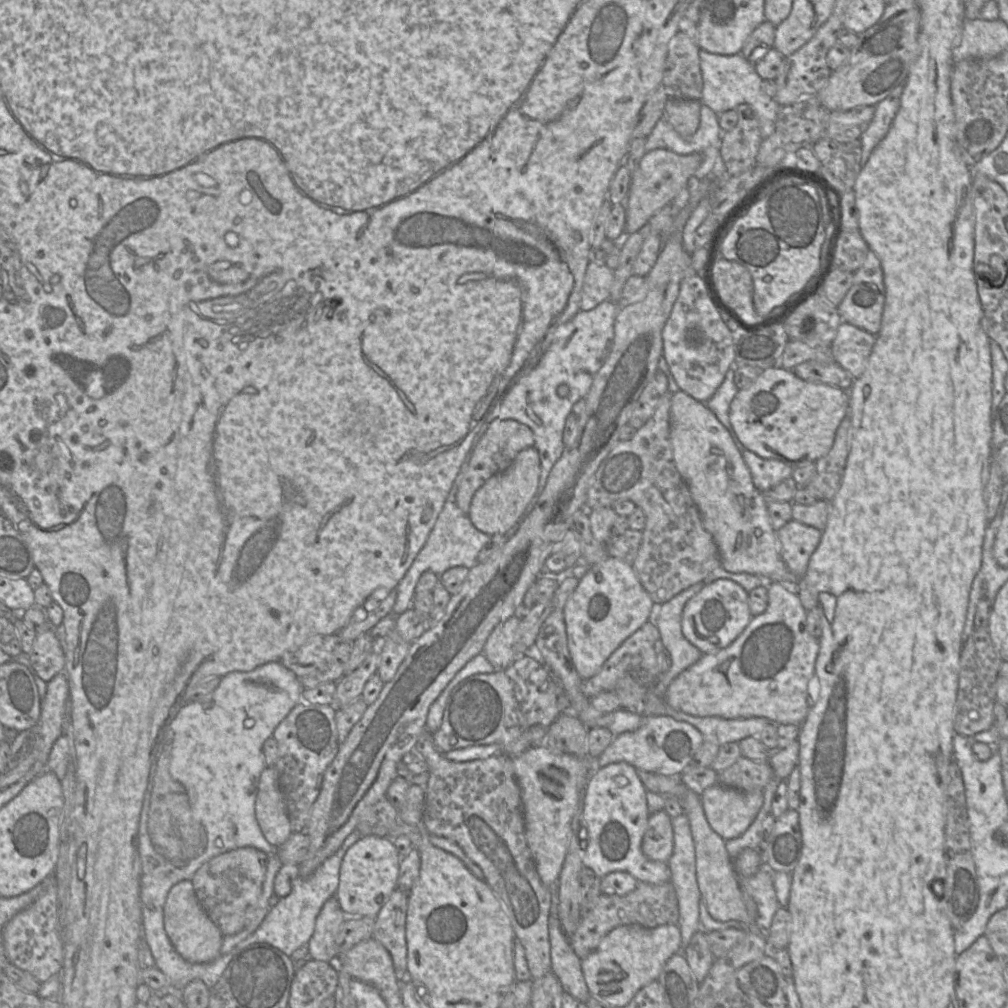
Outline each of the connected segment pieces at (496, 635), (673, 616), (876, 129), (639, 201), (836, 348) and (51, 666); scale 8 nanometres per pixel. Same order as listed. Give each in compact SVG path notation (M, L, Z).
M513 615L498 625L488 637L483 654L496 670L509 667L518 657L516 634L519 624L520 618Z
M700 581L660 605L656 627L669 654L671 666L667 673L661 673L658 681L651 688L651 694L657 697L661 695L663 697L670 681L695 664L703 655L684 637L681 620L685 604L705 585L706 583Z
M904 85L898 86L888 97L876 104L873 118L859 139L862 148L862 167L868 161L873 149L887 134L899 110L903 87Z
M658 148L647 152L631 172L631 184L624 203L626 210L626 234L641 229L649 219L665 206L671 204L688 180L695 176L703 156L699 153L680 155L673 151Z
M845 321L831 344L835 361L854 379L865 371L876 342L876 336Z
M53 628L36 633L29 660L35 672L46 683L64 672L64 650Z

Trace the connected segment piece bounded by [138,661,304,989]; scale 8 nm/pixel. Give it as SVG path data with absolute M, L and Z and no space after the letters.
M279 661L269 662L249 672L230 672L221 677L217 688L203 699L178 701L169 724L160 730L160 739L153 752L153 763L145 792L138 828L138 850L142 871L140 902L142 938L148 944L155 967L176 986L183 987L194 979L202 980L211 989L221 978L233 956L219 955L208 963L191 963L175 950L164 928L164 904L175 884L191 880L196 871L212 858L243 847L254 847L267 855L277 847L263 836L255 816L255 803L260 775L266 767L262 747L272 737L279 723L302 701L301 678Z

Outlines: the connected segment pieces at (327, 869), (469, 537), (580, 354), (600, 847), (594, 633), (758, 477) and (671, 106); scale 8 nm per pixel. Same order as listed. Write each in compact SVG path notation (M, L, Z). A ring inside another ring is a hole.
M357 831L351 833L339 850L327 858L311 876L307 878L298 876L291 893L286 897L280 898L276 905L269 910L259 928L247 939L240 942L236 948L243 949L253 943L267 943L278 948L291 959L295 950L301 946L308 945L315 929L317 916L323 904L329 898L336 895L343 857L346 851L357 840L357 835L359 835Z
M468 454L464 459L459 474L452 485L443 509L440 512L427 541L397 585L396 602L393 606L393 613L395 616L400 615L413 607L415 587L423 573L430 571L441 576L446 570L456 566L464 566L471 569L478 563L478 554L480 550L491 539L491 536L475 528L468 516L457 505L457 491L464 475L466 474L467 465Z
M605 300L592 310L578 311L570 320L559 325L536 366L524 369L484 418L478 437L481 432L485 433L491 422L496 419L514 419L527 425L533 432L534 447L540 457L541 473L537 492L527 506L522 520L534 508L554 464L563 454L563 430L573 405L587 395L594 375L611 351L618 308L618 304L612 300ZM562 384L568 387L565 397L559 396L557 391Z
M626 762L599 767L589 776L583 791L583 818L587 829L587 847L583 849L583 865L602 878L610 872L631 874L637 881L664 884L670 881L671 871L664 862L647 858L641 849L650 813L646 800L647 789Z
M610 556L598 564L585 568L576 589L563 607L569 653L582 680L596 675L610 655L649 621L653 604L654 602L642 586L632 566L620 559Z
M750 450L741 451L755 487L764 492L792 477L793 468L782 461L762 458Z
M669 98L663 117L682 137L690 137L699 128L701 105L701 101Z

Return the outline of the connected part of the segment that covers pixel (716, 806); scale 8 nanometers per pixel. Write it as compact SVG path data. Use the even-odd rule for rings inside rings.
M715 784L700 795L710 827L725 841L741 836L756 819L763 805L763 791L745 792Z

